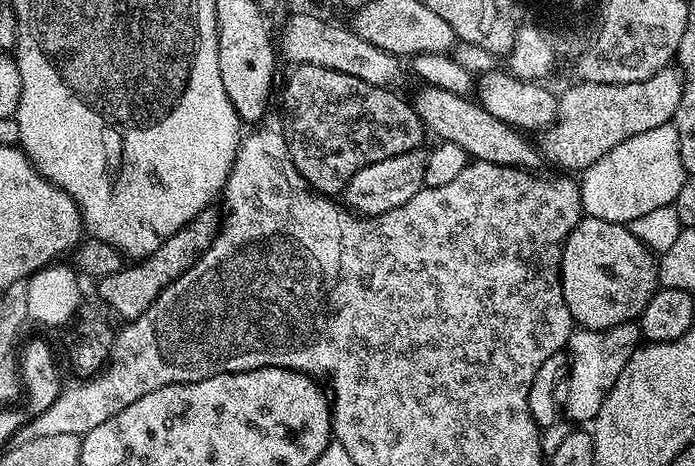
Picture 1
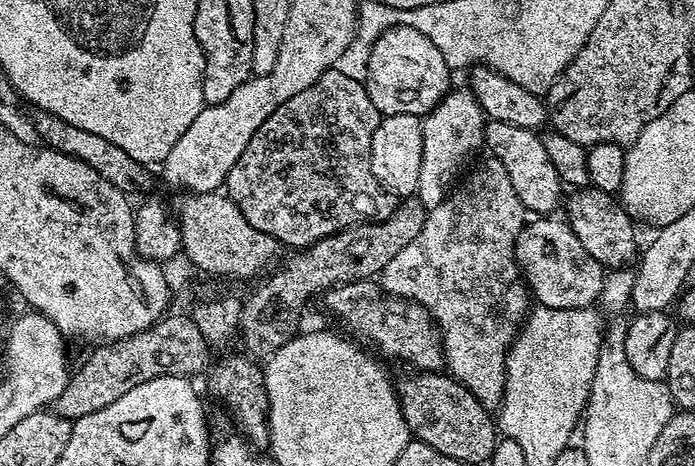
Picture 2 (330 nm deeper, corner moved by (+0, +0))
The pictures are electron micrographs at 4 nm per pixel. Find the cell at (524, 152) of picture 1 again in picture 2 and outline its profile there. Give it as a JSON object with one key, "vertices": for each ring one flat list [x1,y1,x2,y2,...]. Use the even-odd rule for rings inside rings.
{"vertices":[[587,186,583,187,579,190,573,191,571,193,573,196,566,200,566,208,568,204,568,213,566,213,566,219,569,224,571,224,572,229,574,230,574,234,578,234,578,242,582,242,582,246,585,250,588,251,595,259,599,262,600,265,605,268,605,270,611,270,613,268,626,268,629,267,637,259,638,256,638,247,636,248,636,228,637,225,634,223,634,220,629,216,625,206,620,203,619,199,611,192,603,192,602,190,598,190,597,188]]}

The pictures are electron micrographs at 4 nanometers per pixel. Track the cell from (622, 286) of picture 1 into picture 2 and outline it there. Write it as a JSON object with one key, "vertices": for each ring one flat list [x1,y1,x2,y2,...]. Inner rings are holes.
{"vertices":[[532,218,516,240,516,262,529,293,541,308,591,308,604,289,606,270,578,242,567,219]]}

